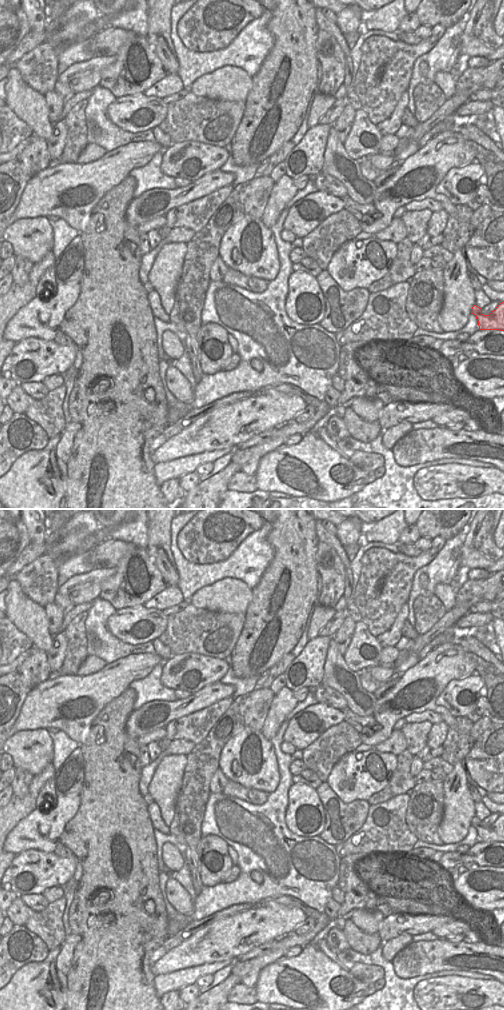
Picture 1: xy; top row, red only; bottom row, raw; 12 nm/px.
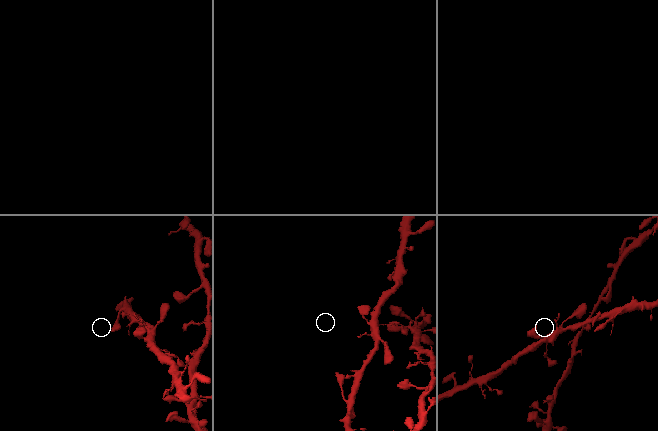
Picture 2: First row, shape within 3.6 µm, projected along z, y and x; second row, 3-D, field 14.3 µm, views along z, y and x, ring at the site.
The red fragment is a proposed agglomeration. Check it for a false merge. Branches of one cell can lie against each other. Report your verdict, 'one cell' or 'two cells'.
one cell

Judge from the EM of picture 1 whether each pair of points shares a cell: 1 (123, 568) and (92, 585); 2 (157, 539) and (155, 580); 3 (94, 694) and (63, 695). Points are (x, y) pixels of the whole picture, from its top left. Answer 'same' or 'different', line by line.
1: different
2: different
3: same

